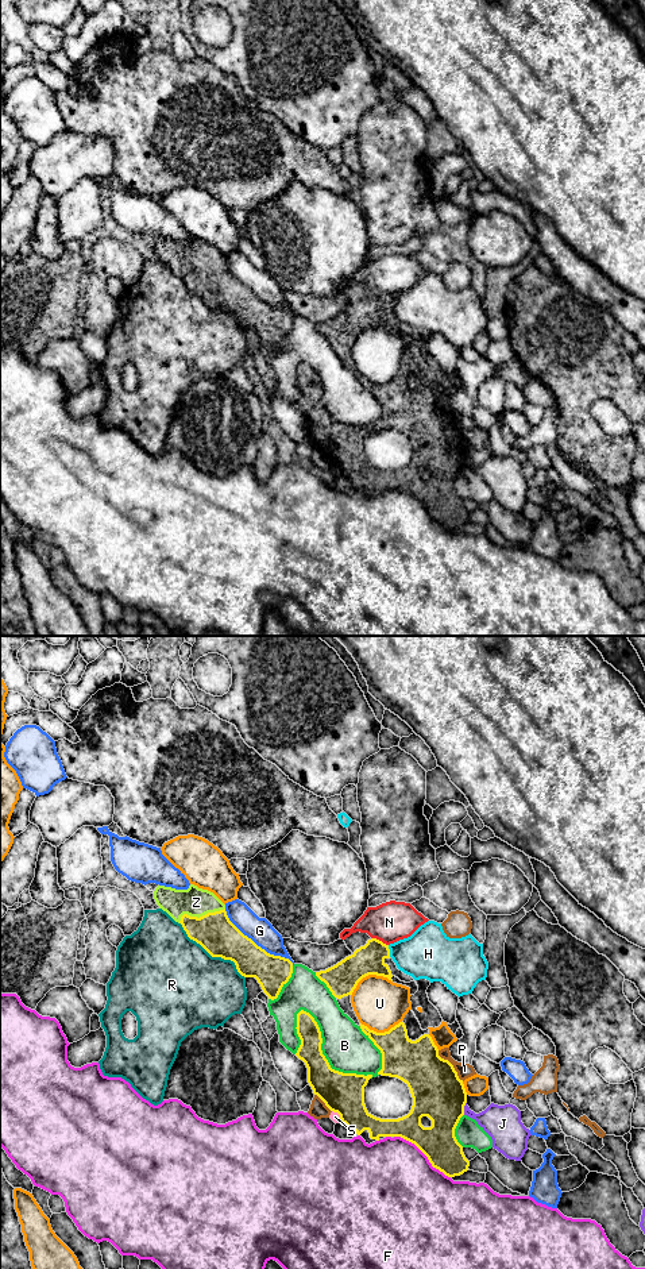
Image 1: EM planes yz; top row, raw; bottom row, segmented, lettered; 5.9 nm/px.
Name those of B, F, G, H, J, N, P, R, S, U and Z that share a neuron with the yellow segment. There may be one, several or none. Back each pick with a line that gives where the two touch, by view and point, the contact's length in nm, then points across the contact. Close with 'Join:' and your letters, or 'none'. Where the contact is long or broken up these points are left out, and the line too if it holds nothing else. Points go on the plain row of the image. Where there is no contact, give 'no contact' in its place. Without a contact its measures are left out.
Z: contact yz (200, 269); length 300 nm; way yz (215, 284), (200, 269), (196, 254)
Join: Z

